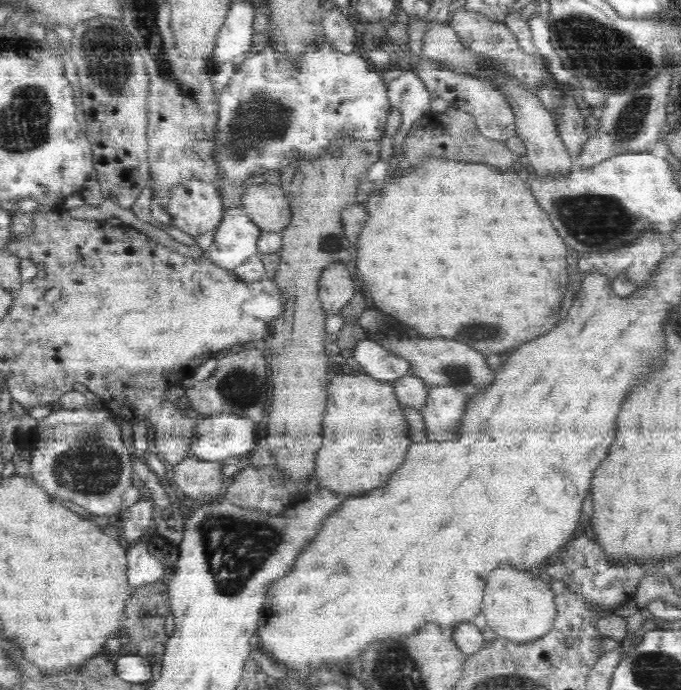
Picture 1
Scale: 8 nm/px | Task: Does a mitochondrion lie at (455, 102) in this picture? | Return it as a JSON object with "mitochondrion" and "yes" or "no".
{"mitochondrion":"no"}

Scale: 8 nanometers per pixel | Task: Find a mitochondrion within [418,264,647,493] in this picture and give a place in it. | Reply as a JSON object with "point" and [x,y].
{"point":[457,374]}

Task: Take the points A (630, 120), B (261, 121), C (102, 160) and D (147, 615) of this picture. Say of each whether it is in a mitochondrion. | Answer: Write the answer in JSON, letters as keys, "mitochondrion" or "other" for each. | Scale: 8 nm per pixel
{"A":"mitochondrion","B":"mitochondrion","C":"other","D":"mitochondrion"}

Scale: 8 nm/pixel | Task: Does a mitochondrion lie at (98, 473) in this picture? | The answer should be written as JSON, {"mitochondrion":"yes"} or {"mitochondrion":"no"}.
{"mitochondrion":"yes"}

